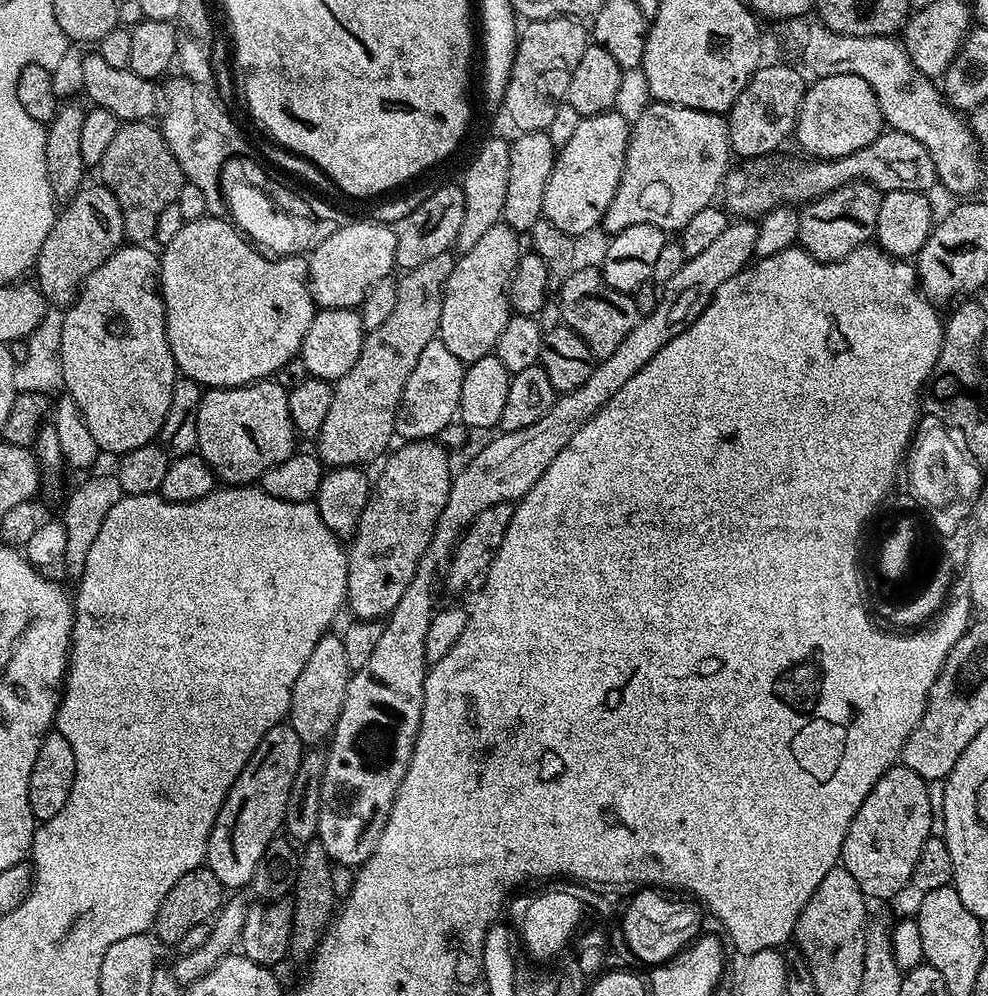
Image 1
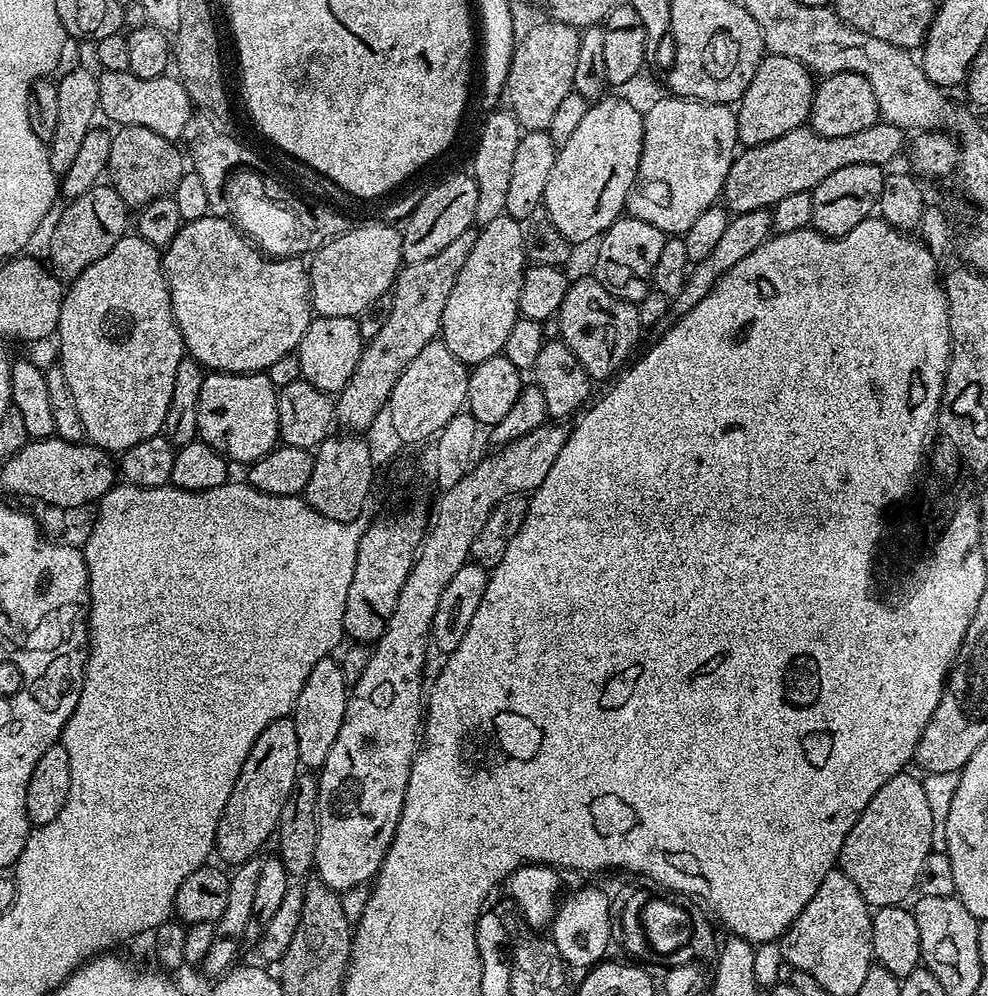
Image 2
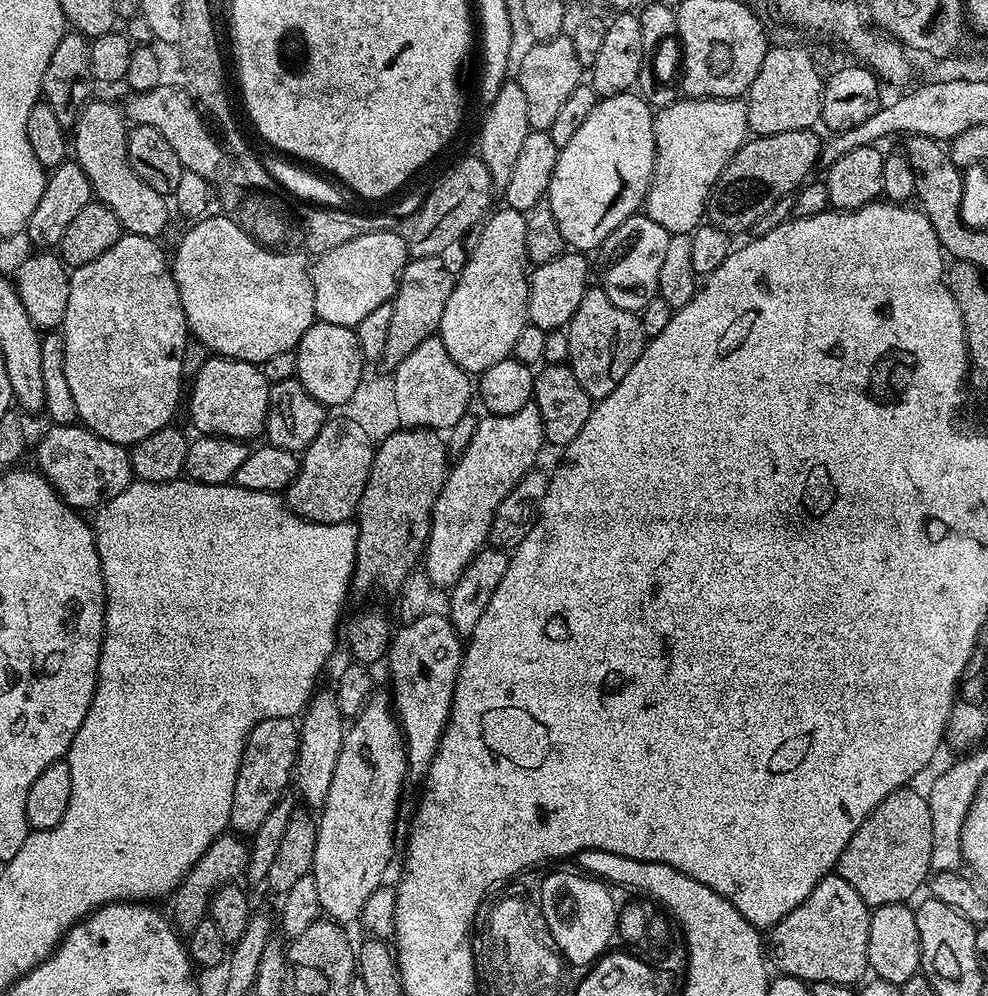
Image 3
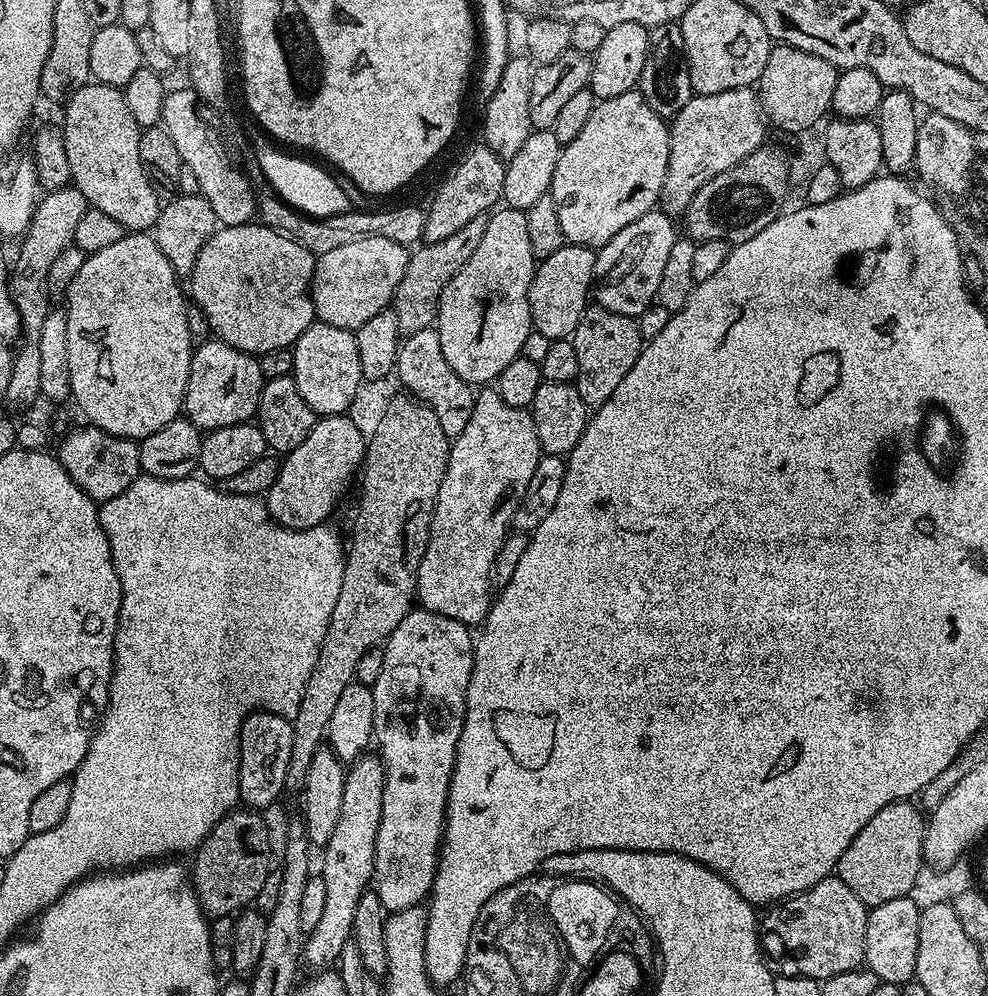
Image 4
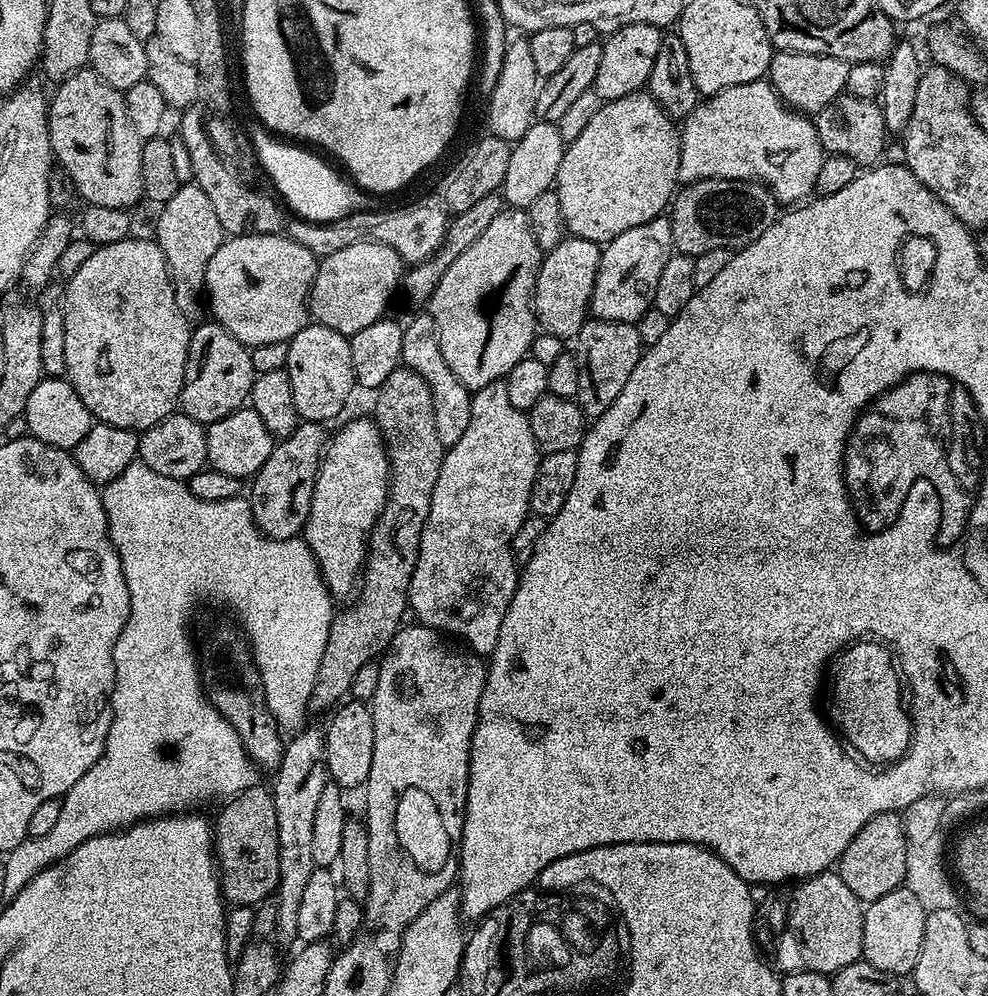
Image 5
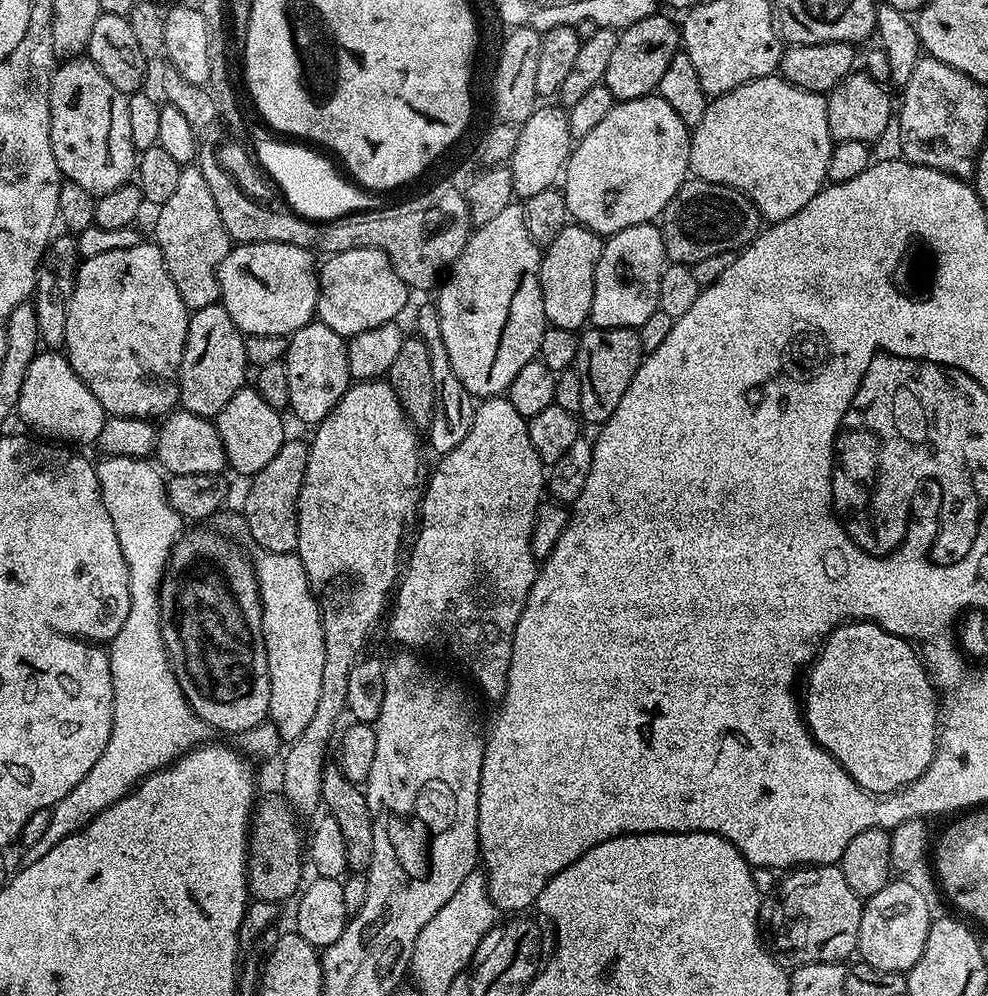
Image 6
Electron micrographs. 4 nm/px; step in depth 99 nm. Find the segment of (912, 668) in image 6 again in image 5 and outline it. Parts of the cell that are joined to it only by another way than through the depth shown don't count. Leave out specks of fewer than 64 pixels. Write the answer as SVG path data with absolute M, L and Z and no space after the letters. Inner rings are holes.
M861 639L835 657L830 680L831 676L827 715L847 747L872 766L887 766L902 759L912 741L912 717L906 707L906 692L893 653L875 639Z

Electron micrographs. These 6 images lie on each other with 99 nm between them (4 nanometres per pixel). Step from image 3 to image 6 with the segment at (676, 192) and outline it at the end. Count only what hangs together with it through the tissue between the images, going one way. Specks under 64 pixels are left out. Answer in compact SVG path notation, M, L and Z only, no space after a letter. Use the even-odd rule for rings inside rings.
M779 74L763 76L746 82L726 94L715 97L706 106L702 120L691 129L691 175L698 180L736 188L756 203L765 221L775 222L798 214L828 180L830 154L834 143L826 122L828 101L819 92L807 92L794 86Z

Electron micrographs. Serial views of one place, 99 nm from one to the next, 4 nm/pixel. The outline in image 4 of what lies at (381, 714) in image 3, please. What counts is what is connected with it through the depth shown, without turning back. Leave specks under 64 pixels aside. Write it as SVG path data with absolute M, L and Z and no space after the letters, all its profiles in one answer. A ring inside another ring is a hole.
M365 754L351 761L346 772L346 790L342 790L342 814L330 842L323 845L324 861L318 874L326 882L326 910L318 926L307 933L304 942L303 963L312 970L324 970L335 965L340 959L340 951L352 934L354 909L358 898L369 887L373 879L372 863L378 838L378 822L382 818L382 790L384 789L384 761L376 754Z

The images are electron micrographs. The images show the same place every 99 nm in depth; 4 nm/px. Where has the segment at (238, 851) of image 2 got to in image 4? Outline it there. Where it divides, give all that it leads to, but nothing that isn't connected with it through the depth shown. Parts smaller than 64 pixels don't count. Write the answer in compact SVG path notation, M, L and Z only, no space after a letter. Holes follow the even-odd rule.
M257 710L250 712L242 722L240 731L240 800L249 809L265 810L280 795L285 795L286 789L286 766L290 766L290 750L294 750L294 728L293 721L287 716L279 716L273 712Z

